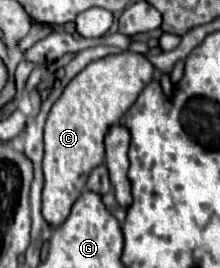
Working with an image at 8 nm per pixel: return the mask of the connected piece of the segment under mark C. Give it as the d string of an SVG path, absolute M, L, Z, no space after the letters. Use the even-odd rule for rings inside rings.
M123 51L119 55L107 55L99 61L93 61L87 65L73 81L65 87L59 101L53 105L47 123L45 123L45 157L43 157L43 173L45 173L45 185L43 185L43 217L51 227L61 225L65 217L69 217L69 209L81 195L81 189L85 187L89 173L93 167L103 163L105 157L105 133L111 125L115 125L123 113L135 103L141 89L153 79L153 65L139 53Z

